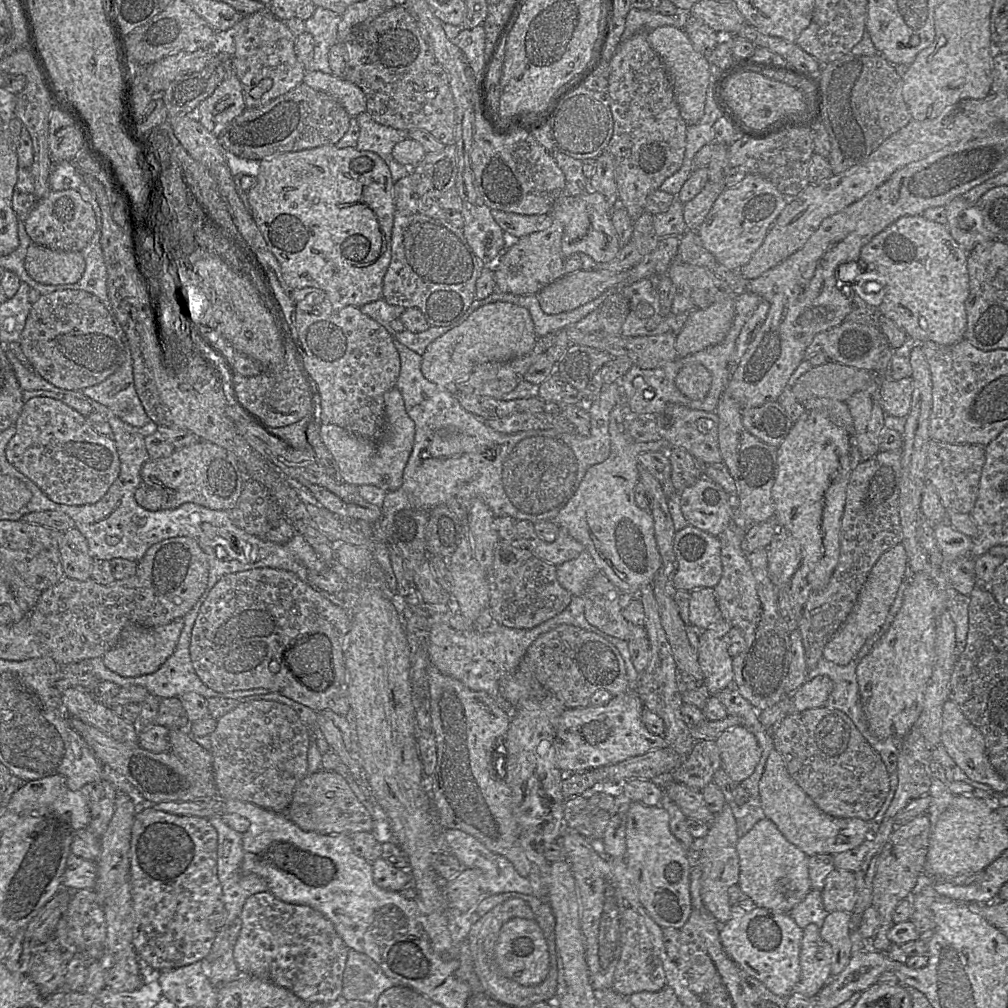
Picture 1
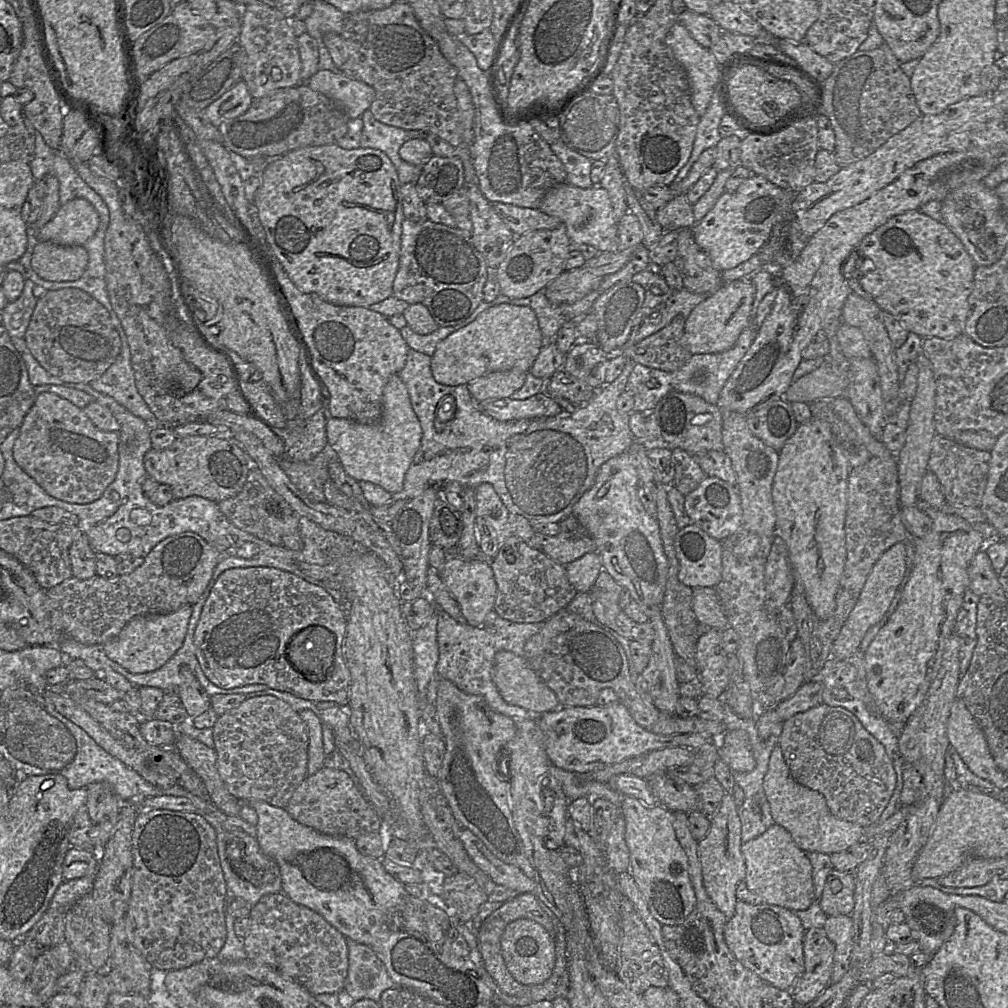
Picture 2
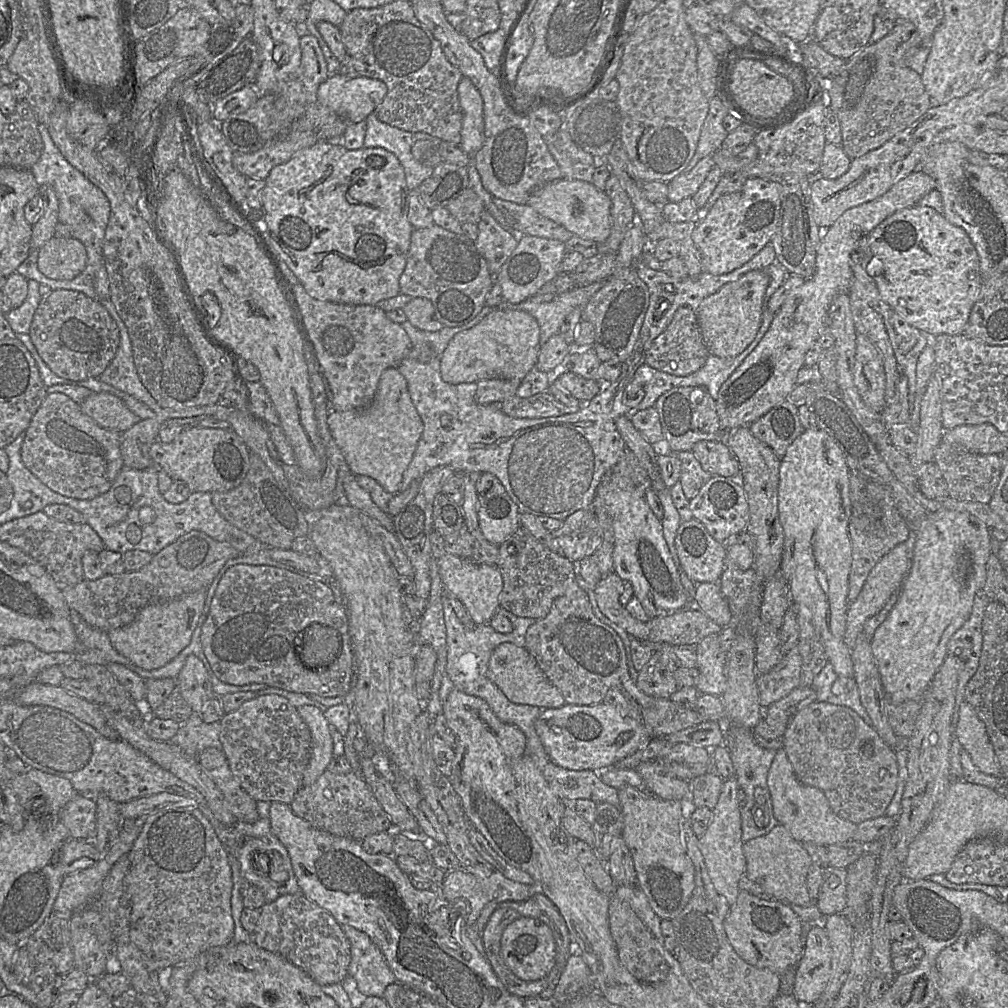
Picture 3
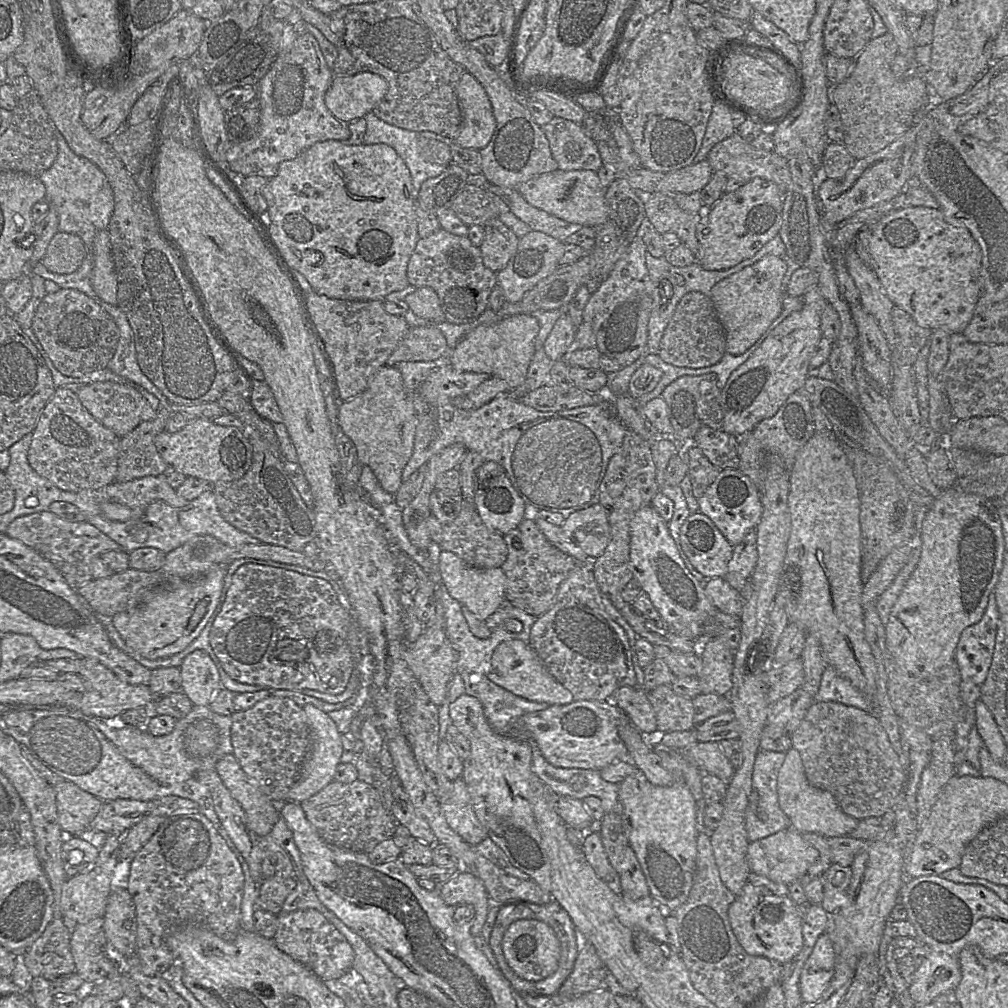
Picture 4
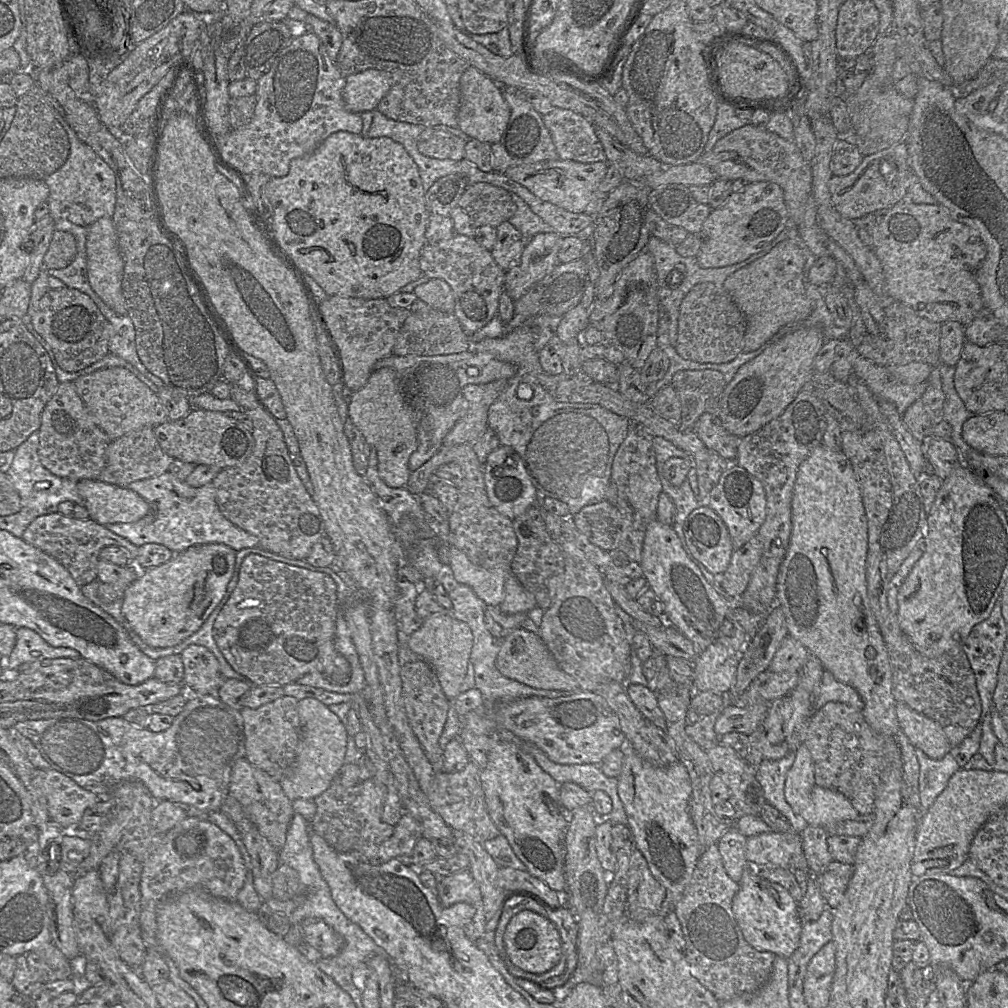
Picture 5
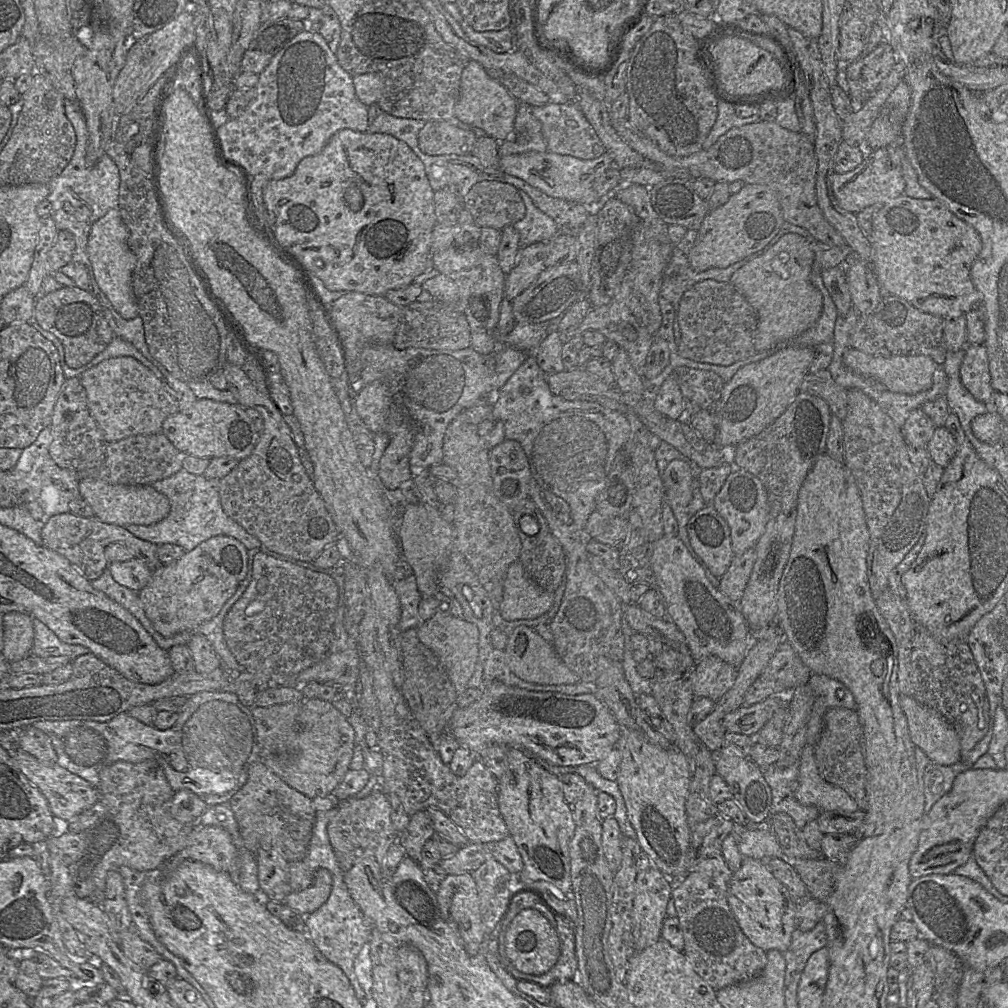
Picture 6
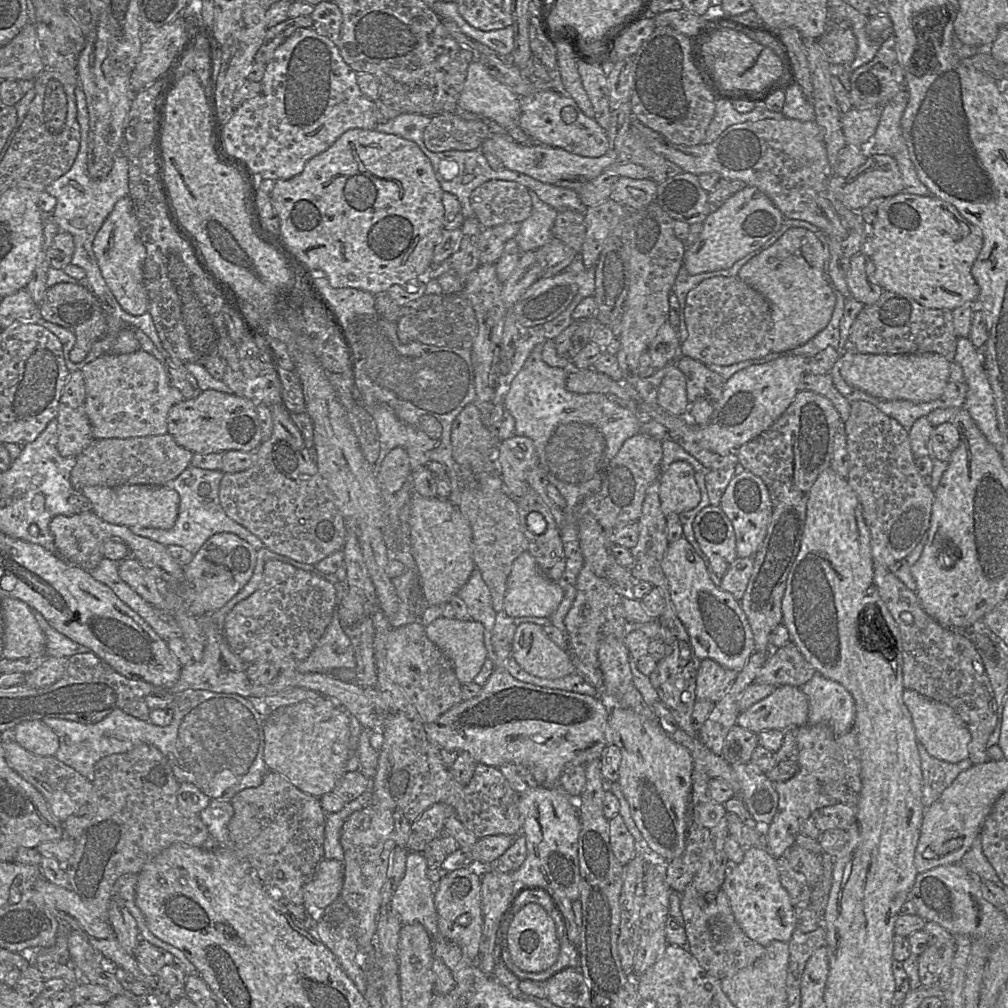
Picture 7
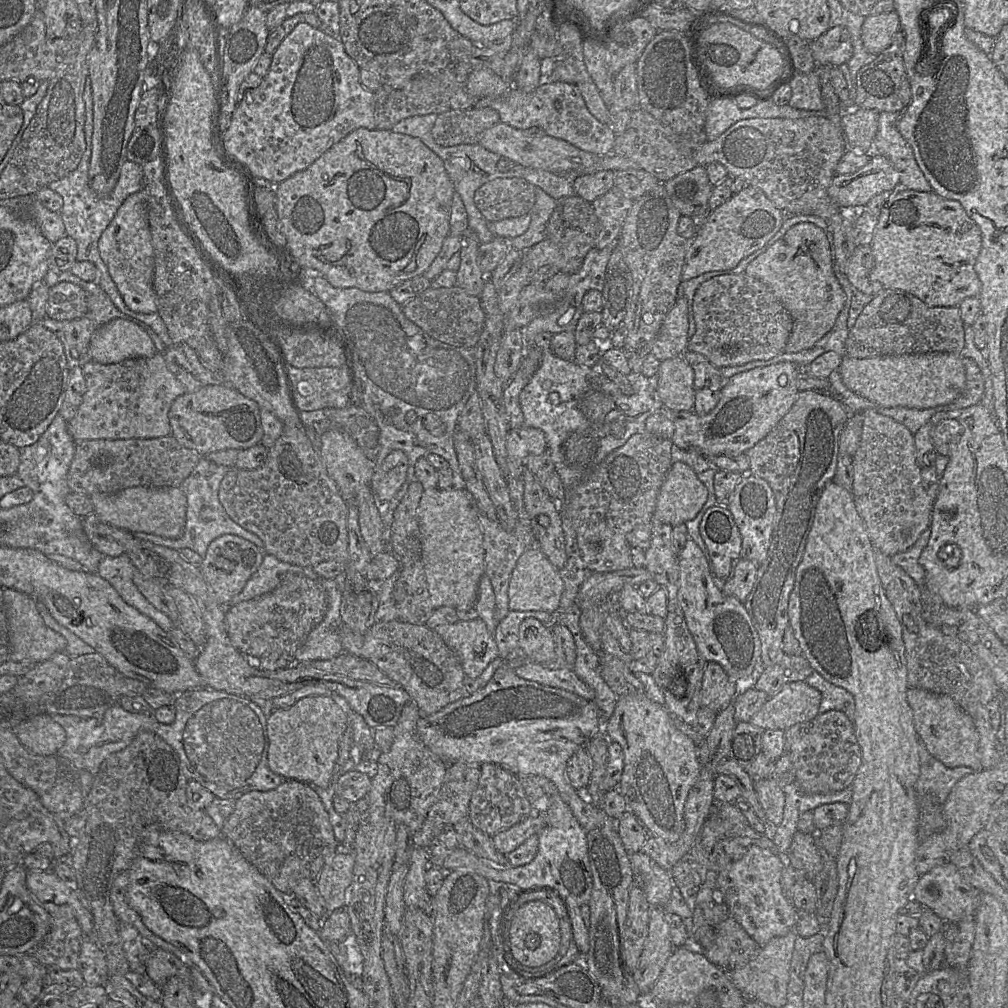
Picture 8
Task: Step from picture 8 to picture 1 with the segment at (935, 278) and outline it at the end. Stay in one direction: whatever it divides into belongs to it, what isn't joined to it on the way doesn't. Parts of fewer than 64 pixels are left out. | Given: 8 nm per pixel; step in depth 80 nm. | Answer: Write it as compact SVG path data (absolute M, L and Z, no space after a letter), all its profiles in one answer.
M923 215L903 216L874 236L860 252L856 275L849 279L852 291L877 313L895 322L908 337L918 342L953 345L965 339L966 301L970 294L968 253L960 248L947 225Z

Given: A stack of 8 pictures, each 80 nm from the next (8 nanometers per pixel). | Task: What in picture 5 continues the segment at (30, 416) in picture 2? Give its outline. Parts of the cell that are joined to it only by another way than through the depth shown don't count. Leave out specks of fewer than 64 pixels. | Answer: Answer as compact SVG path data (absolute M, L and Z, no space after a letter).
M74 382L59 384L41 413L41 424L37 432L39 459L49 472L76 482L97 479L105 466L106 449L111 441L88 412L76 392Z

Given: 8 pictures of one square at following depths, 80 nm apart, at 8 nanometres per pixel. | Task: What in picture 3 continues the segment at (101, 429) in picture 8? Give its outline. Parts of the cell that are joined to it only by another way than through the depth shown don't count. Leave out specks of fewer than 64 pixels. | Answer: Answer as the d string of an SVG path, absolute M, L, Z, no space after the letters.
M92 392L80 409L100 427L113 432L123 433L140 421L119 397L107 392Z

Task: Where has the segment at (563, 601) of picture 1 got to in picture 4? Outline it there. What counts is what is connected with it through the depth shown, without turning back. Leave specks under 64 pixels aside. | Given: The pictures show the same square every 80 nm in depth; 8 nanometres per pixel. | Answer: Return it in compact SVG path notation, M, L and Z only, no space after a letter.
M523 518L514 530L504 536L504 540L508 546L507 558L501 566L506 578L505 600L513 607L538 618L553 605L561 583L577 562L550 544L539 530L536 520Z

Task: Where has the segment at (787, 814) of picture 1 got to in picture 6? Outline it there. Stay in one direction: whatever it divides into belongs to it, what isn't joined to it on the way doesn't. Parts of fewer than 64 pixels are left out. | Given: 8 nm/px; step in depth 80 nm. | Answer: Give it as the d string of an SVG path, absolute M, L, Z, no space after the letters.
M806 744L799 759L795 798L803 805L815 806L821 812L859 810L856 801L842 788L827 782L820 774L814 756L814 745Z

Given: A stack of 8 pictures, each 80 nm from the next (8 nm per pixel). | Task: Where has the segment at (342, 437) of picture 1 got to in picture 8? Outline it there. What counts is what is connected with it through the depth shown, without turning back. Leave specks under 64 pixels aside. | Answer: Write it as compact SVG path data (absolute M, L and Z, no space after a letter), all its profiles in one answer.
M401 450L390 452L377 466L371 488L379 502L387 502L395 496L407 478L408 467L408 458Z

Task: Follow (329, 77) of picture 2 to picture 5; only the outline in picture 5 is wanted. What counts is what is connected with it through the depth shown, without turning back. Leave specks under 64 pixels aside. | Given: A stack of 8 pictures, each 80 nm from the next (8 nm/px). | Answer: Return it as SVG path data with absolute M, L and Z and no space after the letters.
M369 69L346 77L342 98L347 111L361 114L374 111L390 89L390 77L384 71Z

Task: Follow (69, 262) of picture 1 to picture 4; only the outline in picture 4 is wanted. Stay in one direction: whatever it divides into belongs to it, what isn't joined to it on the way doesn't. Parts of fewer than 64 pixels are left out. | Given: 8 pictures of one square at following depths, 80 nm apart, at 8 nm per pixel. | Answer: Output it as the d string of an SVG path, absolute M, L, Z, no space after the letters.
M58 231L51 239L41 263L52 273L71 274L82 265L85 256L86 246L78 235Z

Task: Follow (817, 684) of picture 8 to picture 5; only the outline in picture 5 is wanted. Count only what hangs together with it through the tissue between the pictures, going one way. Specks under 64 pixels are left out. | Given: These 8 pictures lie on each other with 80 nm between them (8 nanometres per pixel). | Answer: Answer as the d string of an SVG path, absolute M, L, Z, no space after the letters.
M824 669L815 711L828 702L843 703L861 711L864 707L863 701L853 687L836 680L829 671Z

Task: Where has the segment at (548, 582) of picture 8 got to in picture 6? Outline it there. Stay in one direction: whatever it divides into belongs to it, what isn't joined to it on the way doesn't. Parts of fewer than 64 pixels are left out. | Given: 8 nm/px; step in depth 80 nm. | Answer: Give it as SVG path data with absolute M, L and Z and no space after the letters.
M518 560L509 566L503 598L497 609L504 619L535 619L546 614L553 604L554 593L543 590L532 581Z

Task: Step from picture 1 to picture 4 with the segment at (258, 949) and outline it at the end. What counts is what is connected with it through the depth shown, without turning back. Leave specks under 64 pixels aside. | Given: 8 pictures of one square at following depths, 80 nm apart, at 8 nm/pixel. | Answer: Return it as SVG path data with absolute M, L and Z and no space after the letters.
M315 909L281 911L277 914L277 931L272 940L279 950L309 968L322 981L339 979L353 964L353 950L344 935Z

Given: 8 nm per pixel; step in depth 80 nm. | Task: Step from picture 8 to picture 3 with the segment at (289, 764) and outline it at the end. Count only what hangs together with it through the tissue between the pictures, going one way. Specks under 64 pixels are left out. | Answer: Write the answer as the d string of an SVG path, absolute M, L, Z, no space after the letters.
M304 705L297 707L297 712L306 723L311 737L311 754L302 778L302 786L309 786L327 770L334 756L334 744L330 724L318 707Z

